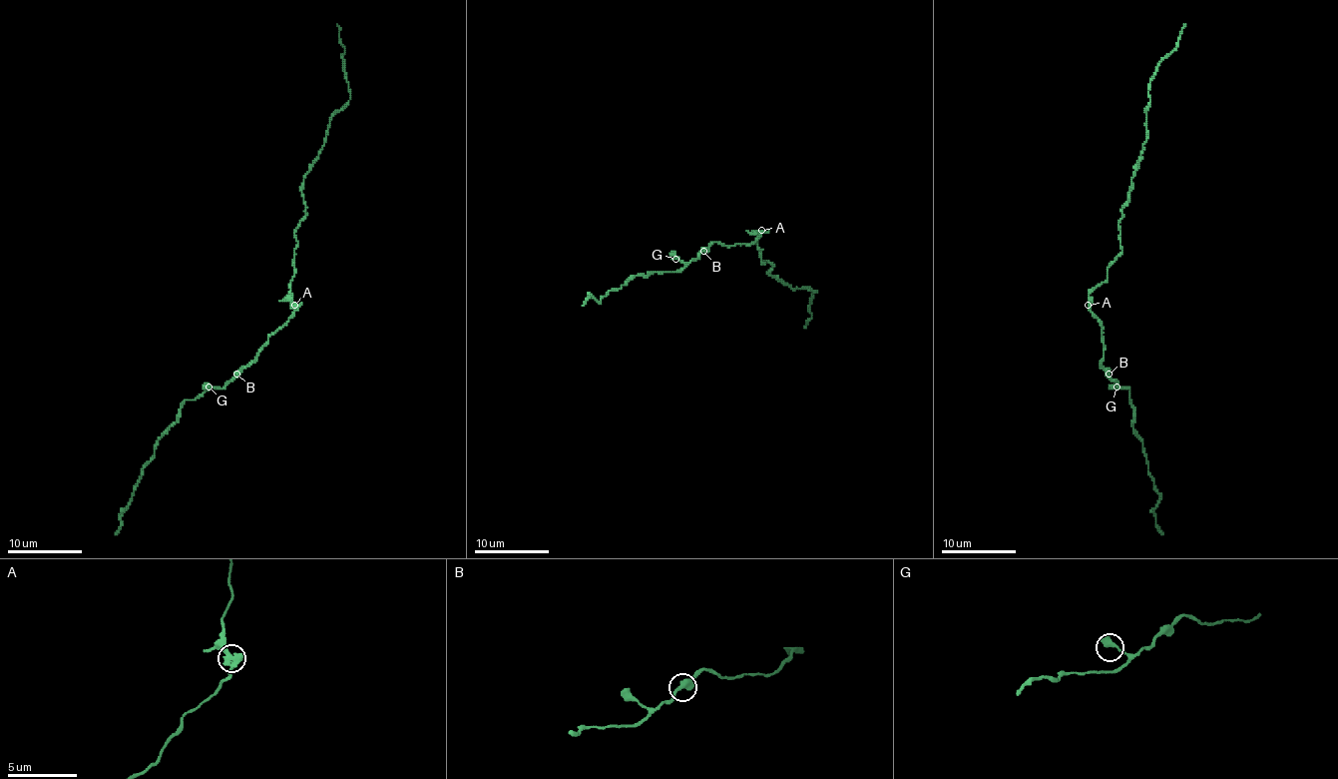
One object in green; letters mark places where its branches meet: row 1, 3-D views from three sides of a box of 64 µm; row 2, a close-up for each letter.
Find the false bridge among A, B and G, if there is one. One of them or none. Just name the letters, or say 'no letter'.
A

